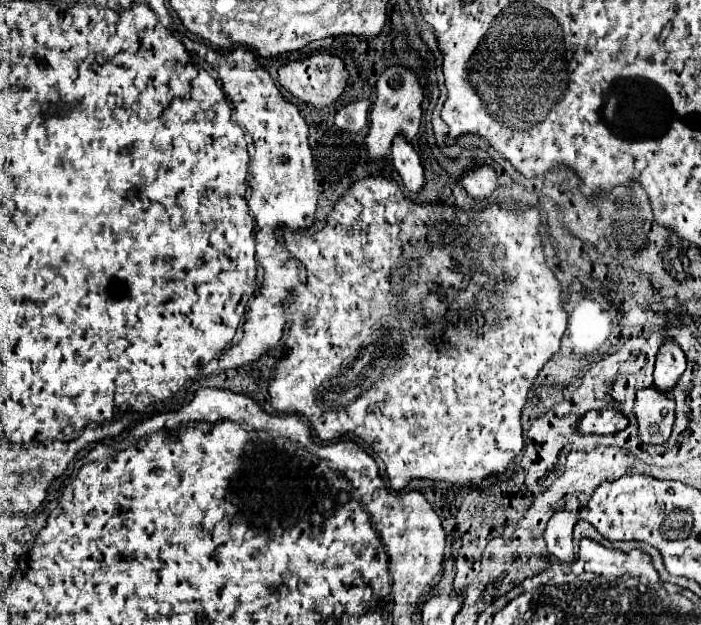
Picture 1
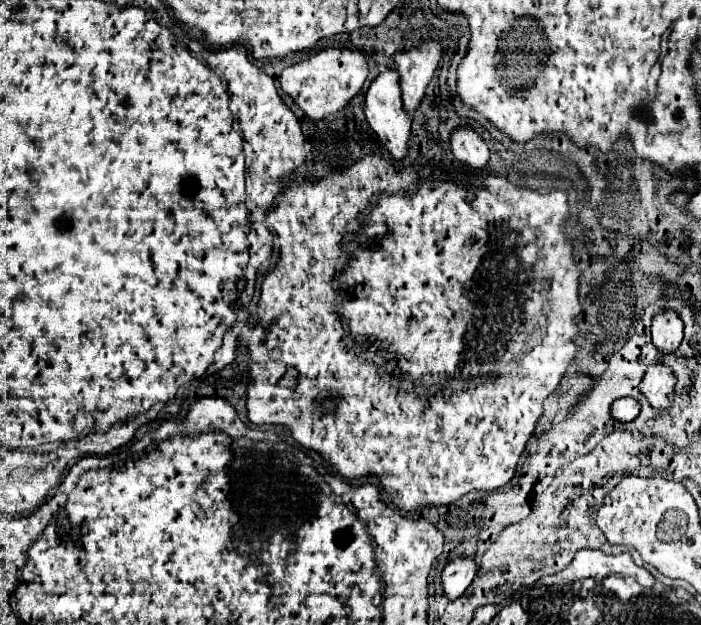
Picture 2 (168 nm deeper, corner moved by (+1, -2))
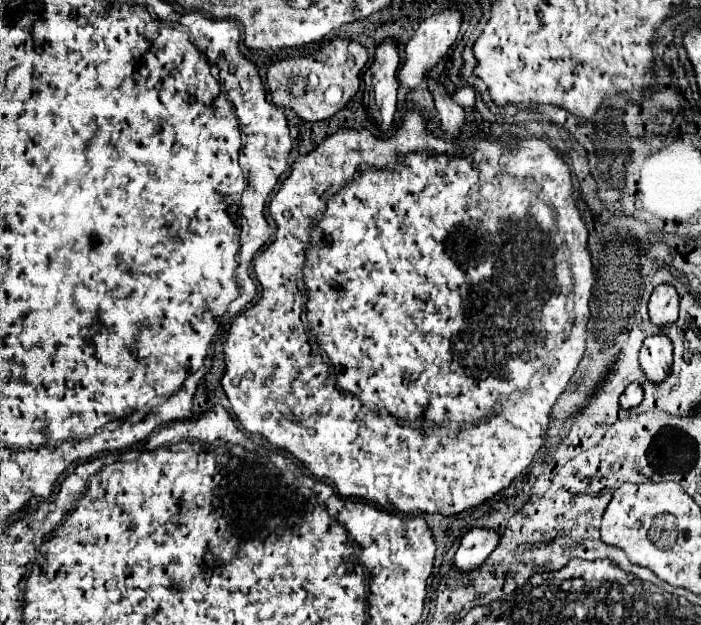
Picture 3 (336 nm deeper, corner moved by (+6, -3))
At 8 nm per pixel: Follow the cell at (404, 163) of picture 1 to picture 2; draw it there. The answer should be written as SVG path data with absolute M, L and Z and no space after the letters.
M385 71L371 83L371 87L367 89L367 95L365 95L365 115L367 115L369 127L379 135L381 143L389 149L389 153L397 161L403 161L409 153L411 117L403 111L401 89L399 89L399 79L397 79L395 71Z

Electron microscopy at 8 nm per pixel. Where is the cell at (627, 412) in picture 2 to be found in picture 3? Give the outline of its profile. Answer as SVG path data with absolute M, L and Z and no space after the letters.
M632 382L632 384L622 392L620 404L622 404L622 408L634 408L634 406L638 406L638 404L642 402L642 398L644 398L642 386L640 386L638 382Z

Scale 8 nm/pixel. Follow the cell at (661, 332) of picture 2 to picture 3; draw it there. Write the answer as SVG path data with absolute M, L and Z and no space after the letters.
M660 284L650 296L650 318L654 324L664 326L678 320L678 292L672 284Z

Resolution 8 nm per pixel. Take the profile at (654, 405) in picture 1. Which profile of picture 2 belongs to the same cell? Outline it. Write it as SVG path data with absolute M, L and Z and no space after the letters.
M651 365L639 385L641 395L657 411L669 411L673 407L675 377L663 365Z

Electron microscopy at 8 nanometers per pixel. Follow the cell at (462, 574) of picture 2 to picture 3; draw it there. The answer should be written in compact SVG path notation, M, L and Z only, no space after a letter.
M472 528L462 538L462 544L454 556L454 566L458 570L472 570L482 560L486 560L496 548L500 536L492 528Z

